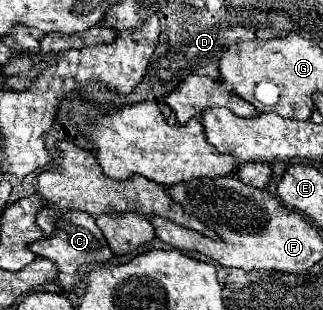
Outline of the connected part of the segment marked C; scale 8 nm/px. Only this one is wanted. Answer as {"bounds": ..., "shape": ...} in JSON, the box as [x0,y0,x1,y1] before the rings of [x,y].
{"bounds":[29,214,113,292],"shape":[[[63,214],[63,218],[57,222],[57,234],[53,234],[49,238],[43,238],[39,242],[33,242],[29,248],[37,256],[49,258],[57,264],[57,268],[59,268],[59,278],[57,280],[69,292],[73,292],[73,288],[75,288],[75,278],[77,278],[77,272],[81,270],[81,266],[103,264],[103,262],[109,262],[113,258],[113,252],[109,250],[105,236],[97,228],[95,220],[89,218],[87,214]]]}

